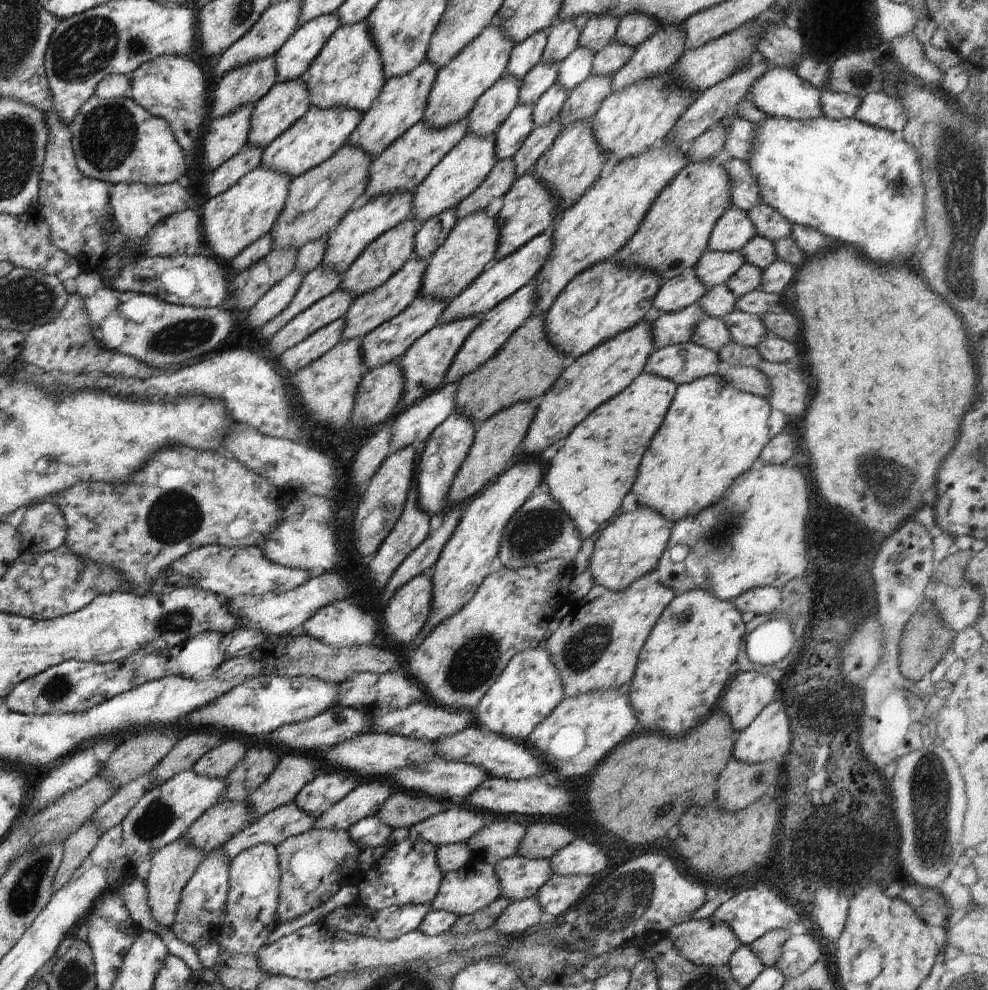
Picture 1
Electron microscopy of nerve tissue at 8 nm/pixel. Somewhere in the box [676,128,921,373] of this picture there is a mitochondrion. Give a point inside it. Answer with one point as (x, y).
(901, 184)

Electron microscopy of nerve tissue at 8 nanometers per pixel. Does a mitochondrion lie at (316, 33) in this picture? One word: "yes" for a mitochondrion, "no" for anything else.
no

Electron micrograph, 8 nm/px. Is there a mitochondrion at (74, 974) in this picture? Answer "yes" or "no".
yes

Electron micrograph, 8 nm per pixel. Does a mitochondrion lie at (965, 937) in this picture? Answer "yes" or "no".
no

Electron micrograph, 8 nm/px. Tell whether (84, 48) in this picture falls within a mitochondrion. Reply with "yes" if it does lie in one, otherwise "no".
yes

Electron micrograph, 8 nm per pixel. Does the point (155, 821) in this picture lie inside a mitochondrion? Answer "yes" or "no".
yes

